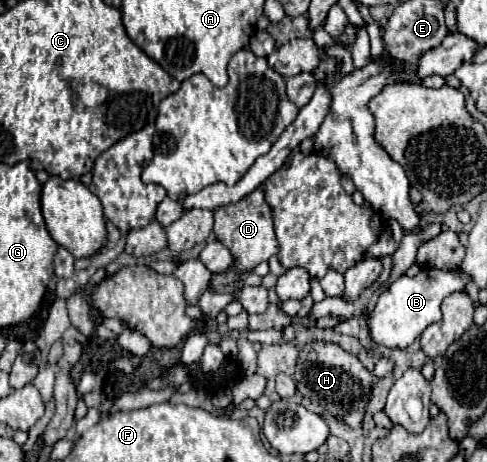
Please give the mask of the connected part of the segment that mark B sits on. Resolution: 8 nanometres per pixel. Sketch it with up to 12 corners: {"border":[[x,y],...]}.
{"border":[[471,275],[397,277],[369,315],[375,343],[411,345]]}

